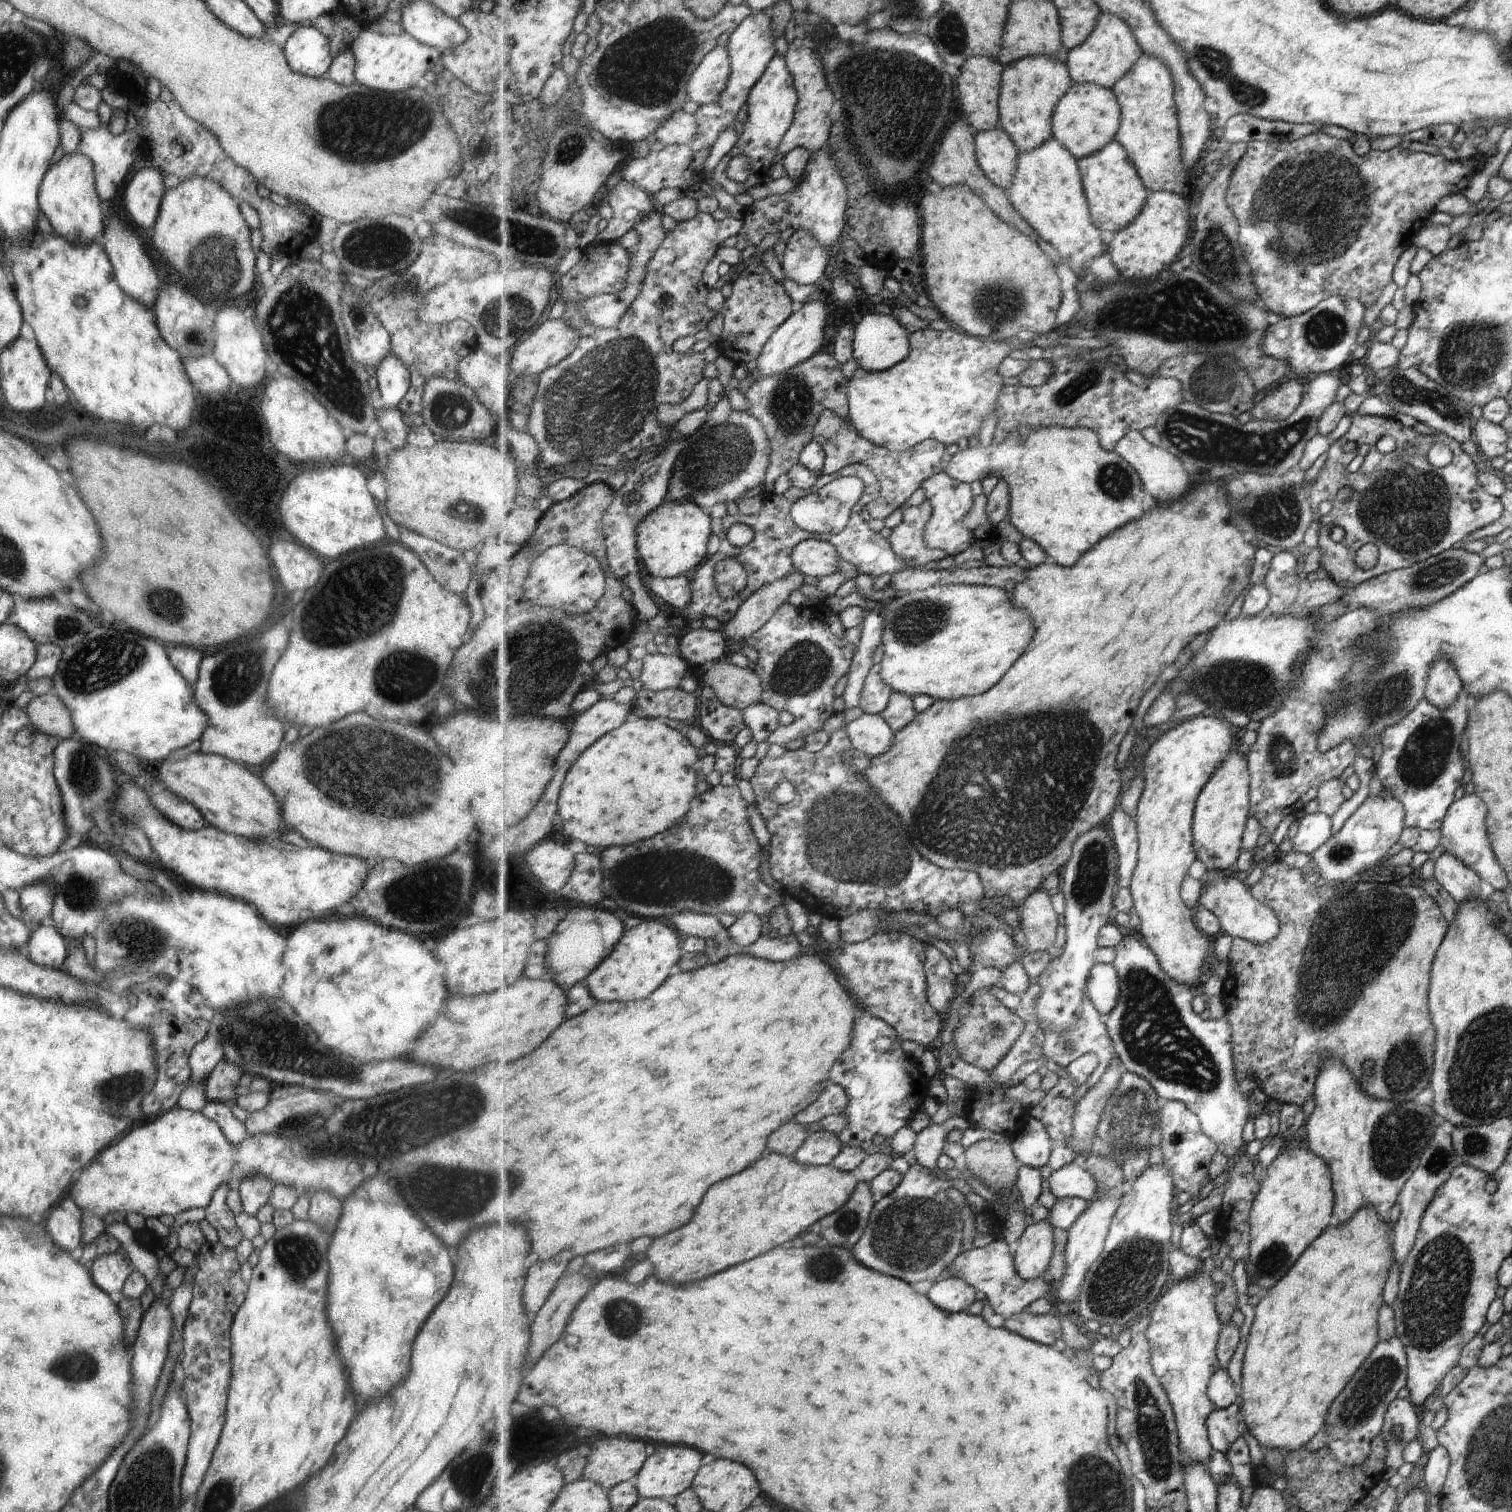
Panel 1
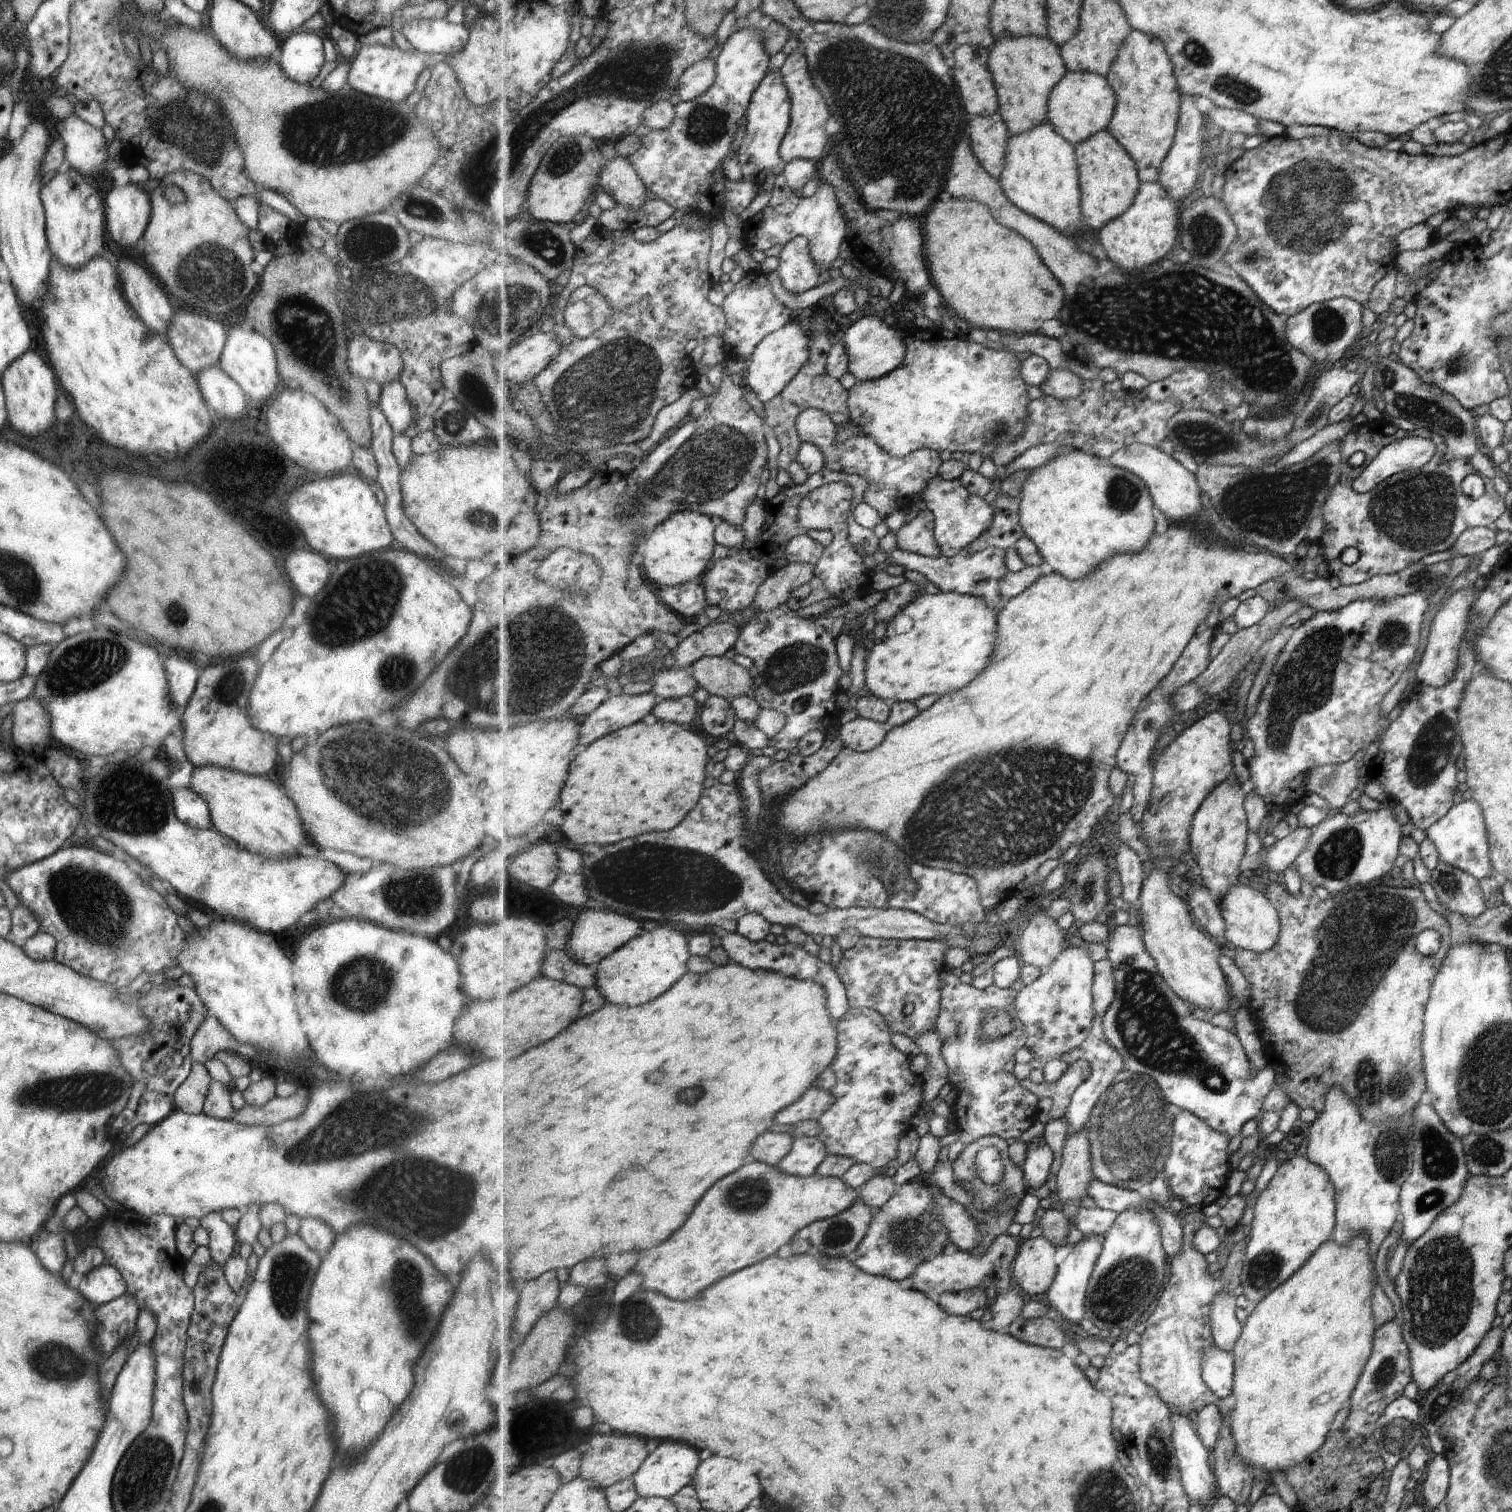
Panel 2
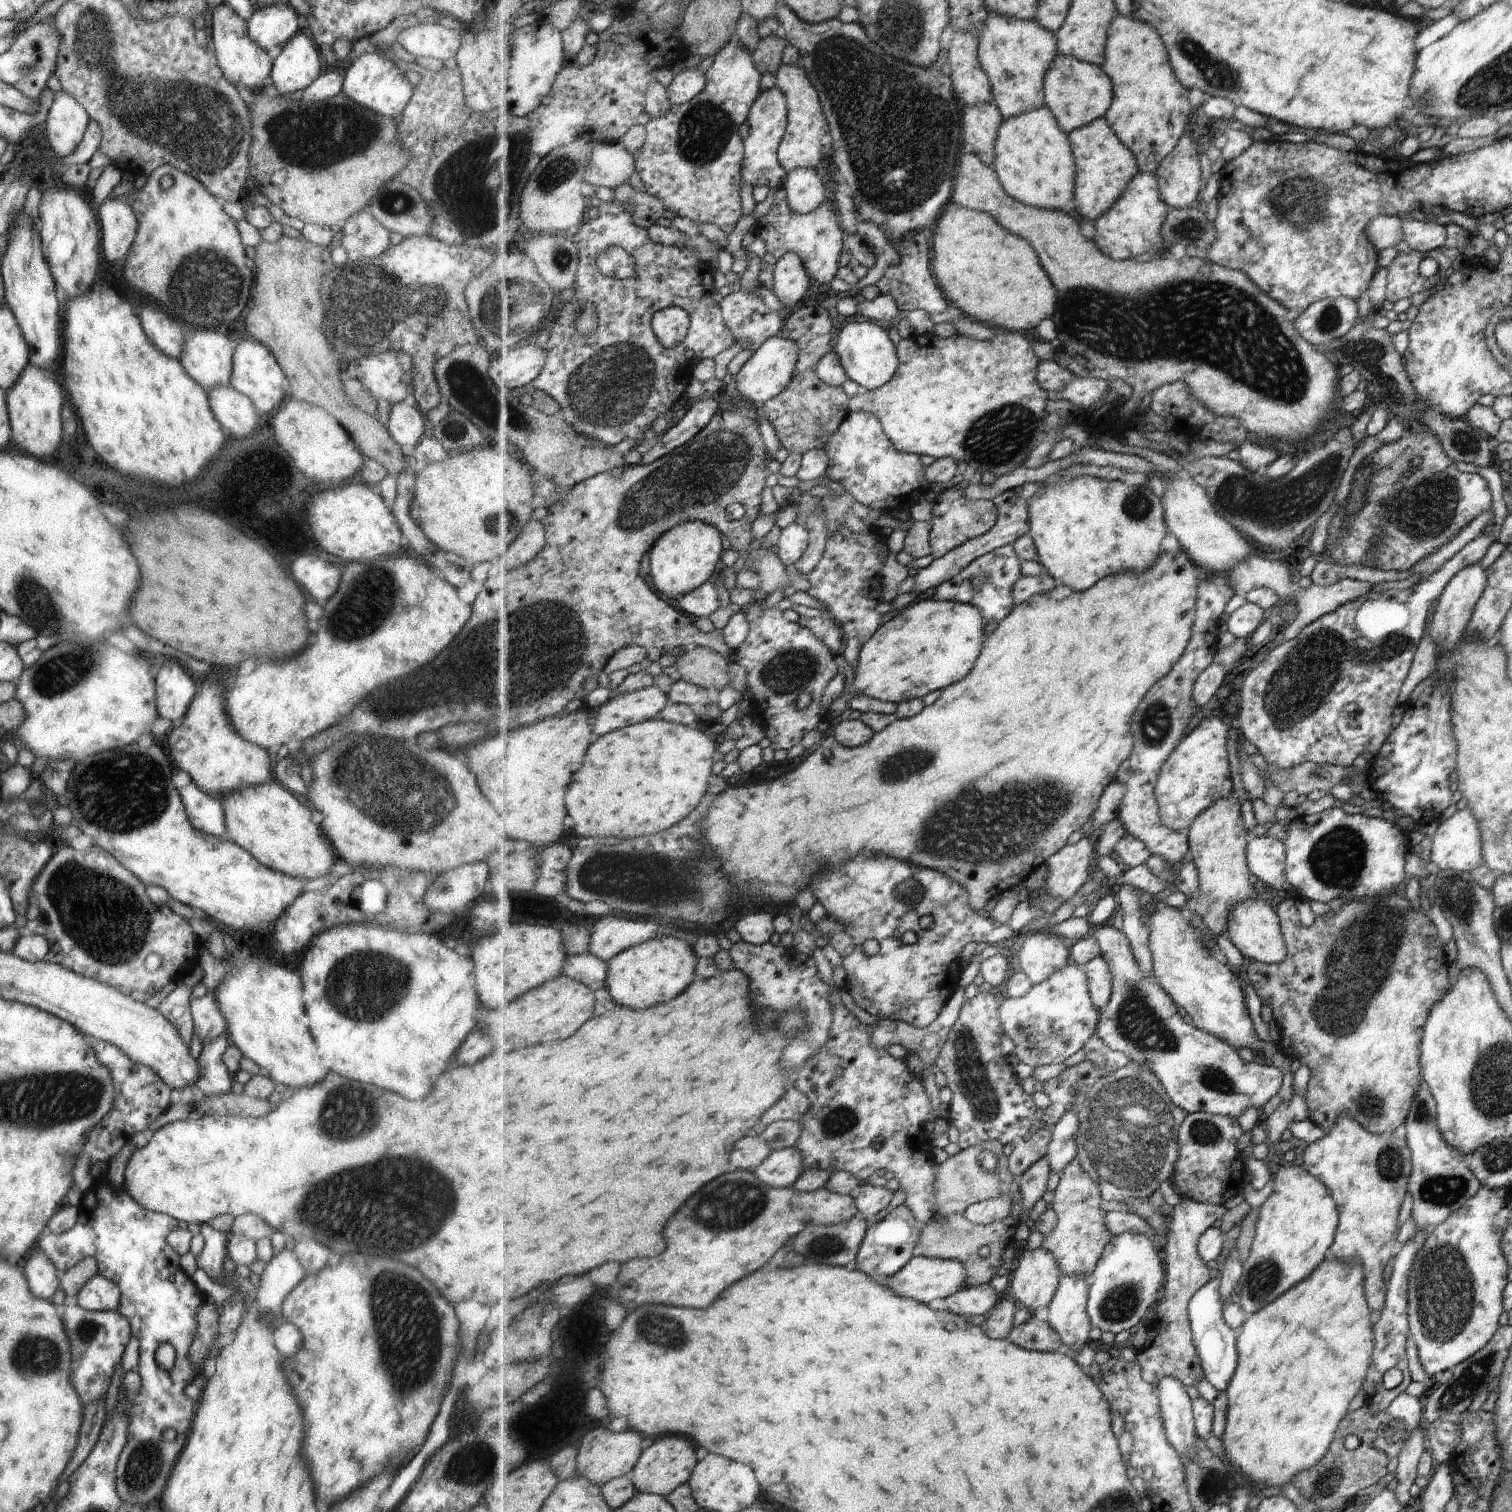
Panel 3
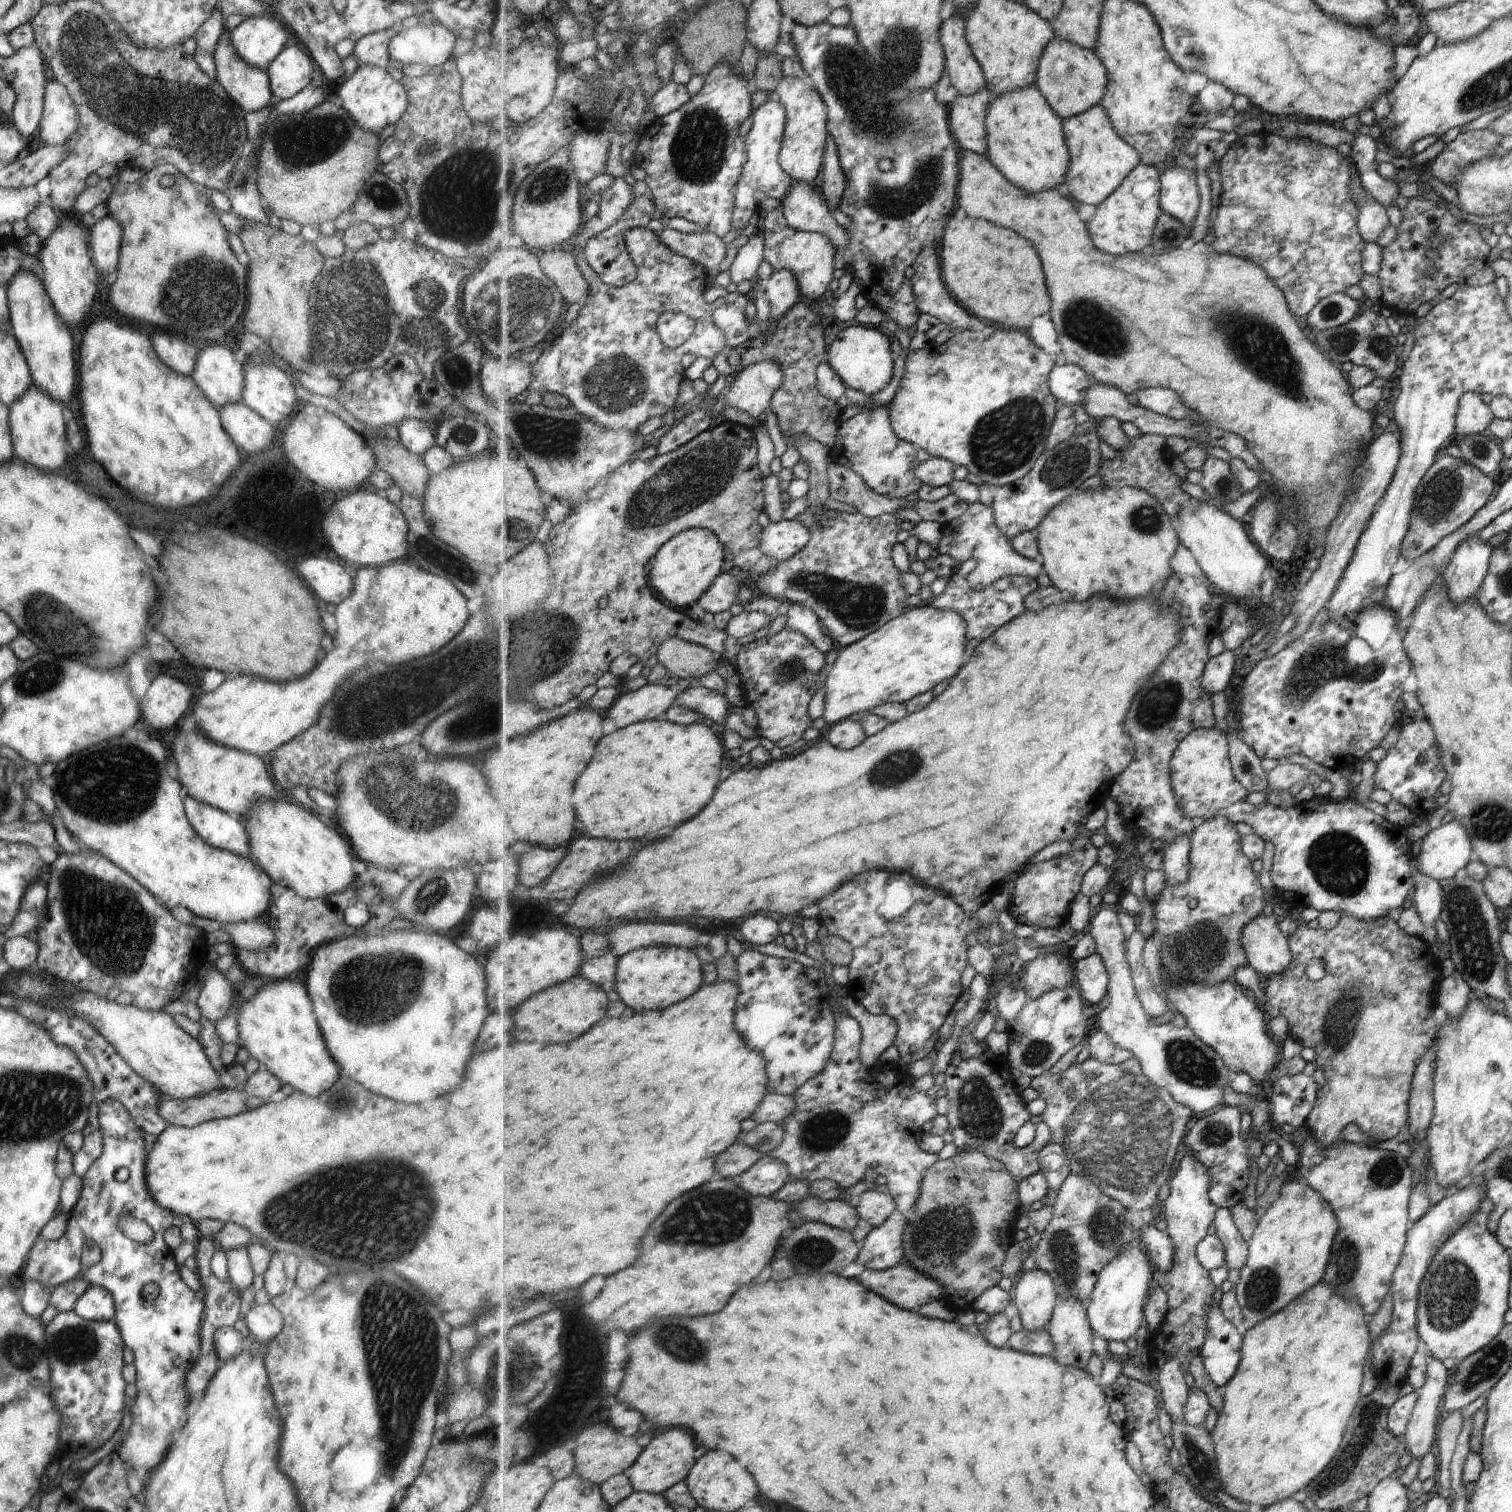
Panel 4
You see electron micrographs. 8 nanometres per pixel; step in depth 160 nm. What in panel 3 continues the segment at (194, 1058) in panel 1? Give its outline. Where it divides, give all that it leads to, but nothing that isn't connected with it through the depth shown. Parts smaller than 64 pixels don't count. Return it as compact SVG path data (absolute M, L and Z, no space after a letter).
M208 992L204 997L190 999L194 1033L202 1044L216 1040L221 1034L227 1034L227 1020L217 1006L214 992Z

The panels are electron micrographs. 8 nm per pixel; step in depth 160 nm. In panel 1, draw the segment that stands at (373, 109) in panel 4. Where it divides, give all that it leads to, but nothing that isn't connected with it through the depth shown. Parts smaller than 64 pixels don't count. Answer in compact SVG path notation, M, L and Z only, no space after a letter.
M355 29L351 51L355 56L355 80L368 88L384 92L400 92L422 84L423 76L440 65L442 50L416 40L409 32L382 34L367 29Z

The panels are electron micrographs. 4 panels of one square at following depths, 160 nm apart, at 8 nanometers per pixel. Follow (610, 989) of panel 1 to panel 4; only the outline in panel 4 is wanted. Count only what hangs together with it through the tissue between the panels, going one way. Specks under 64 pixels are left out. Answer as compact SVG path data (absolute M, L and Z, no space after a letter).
M654 945L636 949L619 959L617 991L636 1012L662 1010L688 1000L704 986L705 969L696 950L686 947Z

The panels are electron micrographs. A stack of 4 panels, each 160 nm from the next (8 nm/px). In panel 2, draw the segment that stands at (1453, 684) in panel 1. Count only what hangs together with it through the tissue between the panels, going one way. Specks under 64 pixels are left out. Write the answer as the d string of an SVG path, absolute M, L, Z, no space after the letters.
M1473 586L1454 593L1444 605L1438 610L1432 622L1430 635L1426 649L1422 653L1419 665L1415 669L1415 678L1418 682L1432 688L1446 686L1455 677L1457 671L1457 660L1460 643L1467 632L1468 620L1470 620L1471 608L1478 596Z

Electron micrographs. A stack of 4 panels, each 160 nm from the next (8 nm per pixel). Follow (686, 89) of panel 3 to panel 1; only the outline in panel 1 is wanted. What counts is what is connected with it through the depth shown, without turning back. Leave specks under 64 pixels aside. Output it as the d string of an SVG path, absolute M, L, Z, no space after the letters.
M717 45L702 61L690 81L690 100L700 105L717 103L728 88L732 71L730 51L726 46Z

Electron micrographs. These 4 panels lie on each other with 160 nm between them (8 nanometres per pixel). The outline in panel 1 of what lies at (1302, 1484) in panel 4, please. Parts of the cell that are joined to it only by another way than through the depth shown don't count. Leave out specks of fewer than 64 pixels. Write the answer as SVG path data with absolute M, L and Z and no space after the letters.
M1362 1205L1346 1222L1331 1225L1325 1228L1324 1232L1309 1247L1304 1254L1300 1256L1290 1272L1286 1275L1272 1290L1269 1290L1259 1305L1255 1307L1256 1318L1253 1323L1248 1346L1243 1364L1243 1382L1240 1387L1241 1393L1241 1418L1244 1425L1252 1432L1254 1437L1260 1442L1262 1448L1286 1449L1295 1451L1305 1446L1305 1444L1322 1431L1325 1426L1325 1418L1328 1415L1331 1404L1336 1400L1337 1396L1345 1390L1354 1373L1362 1366L1367 1356L1374 1350L1376 1344L1379 1343L1378 1338L1378 1315L1379 1308L1384 1304L1382 1300L1382 1290L1386 1284L1388 1269L1393 1262L1393 1243L1392 1230L1388 1226L1388 1222L1384 1222L1376 1212L1372 1205Z

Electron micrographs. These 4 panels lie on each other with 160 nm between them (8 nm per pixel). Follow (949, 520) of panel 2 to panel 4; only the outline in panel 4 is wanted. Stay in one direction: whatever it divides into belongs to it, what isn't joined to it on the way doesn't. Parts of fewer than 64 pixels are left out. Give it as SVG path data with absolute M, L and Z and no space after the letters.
M974 503L963 517L943 525L943 533L944 538L938 548L940 554L953 556L963 563L971 558L979 560L978 568L969 576L971 585L978 592L1007 576L1026 575L1037 580L1042 573L1046 573L1044 564L1026 558L1015 549L1011 538L999 527L995 510L990 505Z

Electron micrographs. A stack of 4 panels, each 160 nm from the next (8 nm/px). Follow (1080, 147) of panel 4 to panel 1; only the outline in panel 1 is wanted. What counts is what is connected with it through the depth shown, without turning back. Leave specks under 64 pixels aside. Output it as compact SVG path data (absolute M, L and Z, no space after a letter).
M1116 140L1096 155L1080 159L1079 164L1085 178L1090 210L1098 228L1115 233L1128 228L1145 210L1151 191L1124 145Z

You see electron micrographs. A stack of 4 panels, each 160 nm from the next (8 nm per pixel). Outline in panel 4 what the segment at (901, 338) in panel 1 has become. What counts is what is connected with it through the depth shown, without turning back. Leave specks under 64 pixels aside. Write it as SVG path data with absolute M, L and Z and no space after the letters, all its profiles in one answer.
M851 324L842 328L837 339L830 346L829 363L840 374L842 380L853 389L865 392L867 395L882 392L894 380L894 356L892 342L883 330L870 325Z

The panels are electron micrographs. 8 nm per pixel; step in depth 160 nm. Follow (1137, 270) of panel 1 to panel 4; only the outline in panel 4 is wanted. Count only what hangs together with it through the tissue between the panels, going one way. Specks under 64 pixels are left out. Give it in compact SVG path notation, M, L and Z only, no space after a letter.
M1143 162L1113 195L1097 208L1090 221L1090 230L1098 248L1122 256L1130 252L1140 252L1153 244L1158 221L1165 213L1161 203L1163 184L1160 173L1158 168Z

